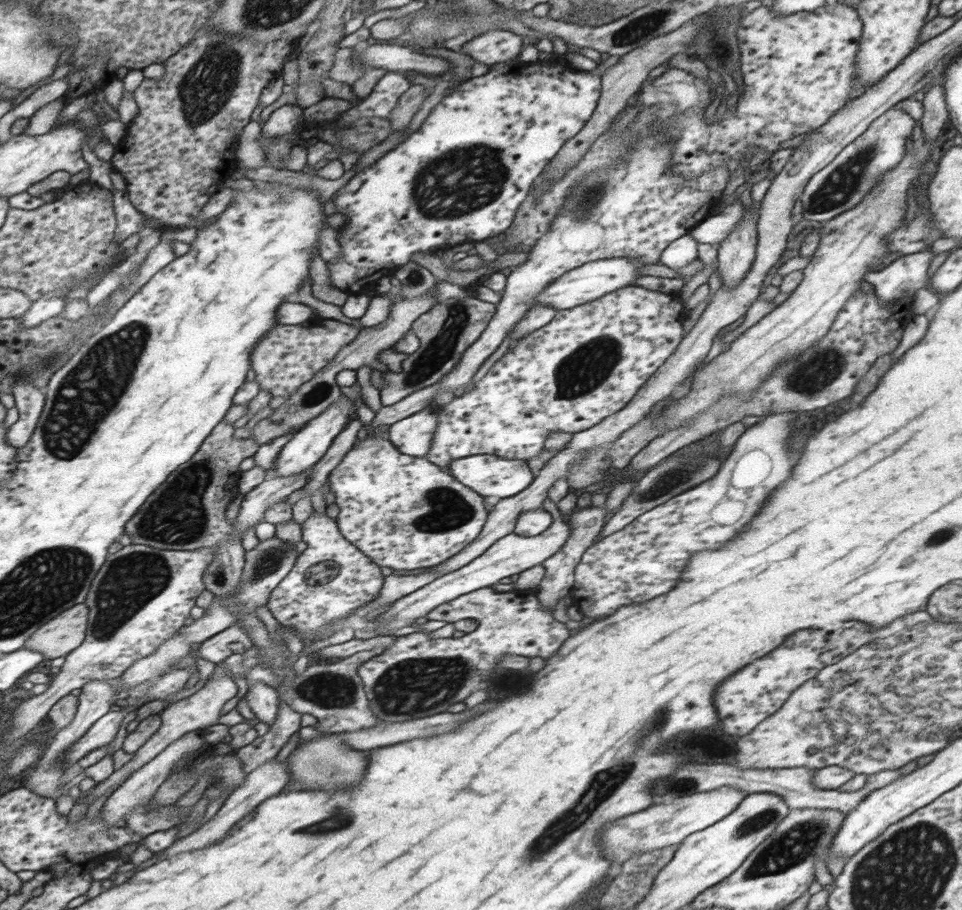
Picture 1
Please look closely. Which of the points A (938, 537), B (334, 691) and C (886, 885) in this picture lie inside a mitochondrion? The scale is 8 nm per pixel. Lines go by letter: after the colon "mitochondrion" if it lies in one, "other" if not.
A: mitochondrion
B: mitochondrion
C: mitochondrion

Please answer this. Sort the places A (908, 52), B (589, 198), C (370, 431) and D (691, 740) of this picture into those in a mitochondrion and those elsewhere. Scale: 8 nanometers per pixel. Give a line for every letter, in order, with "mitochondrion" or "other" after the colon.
A: other
B: mitochondrion
C: other
D: mitochondrion

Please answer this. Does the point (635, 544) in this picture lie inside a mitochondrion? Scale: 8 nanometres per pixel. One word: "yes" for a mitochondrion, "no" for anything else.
no

